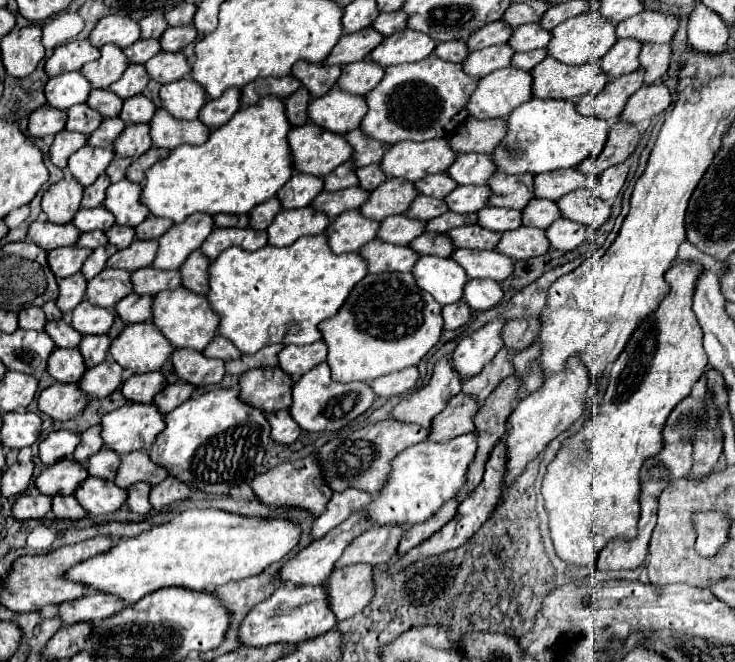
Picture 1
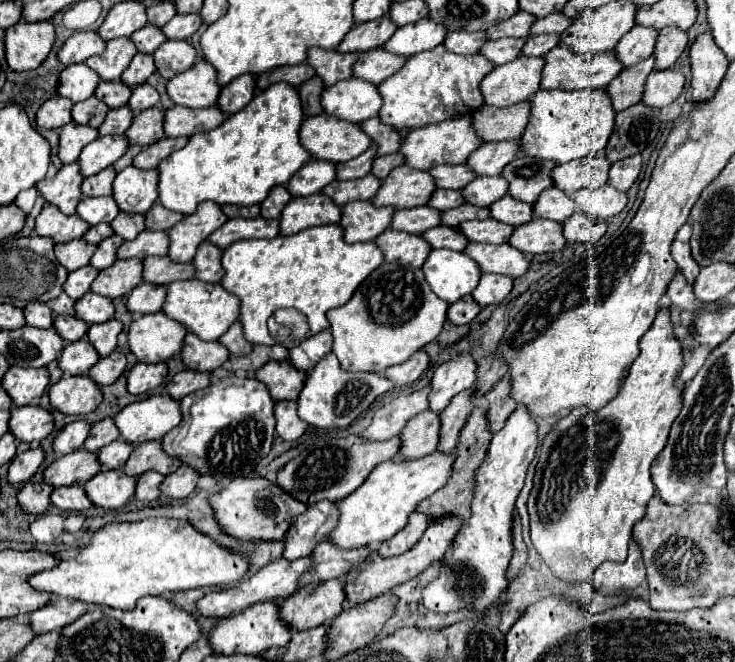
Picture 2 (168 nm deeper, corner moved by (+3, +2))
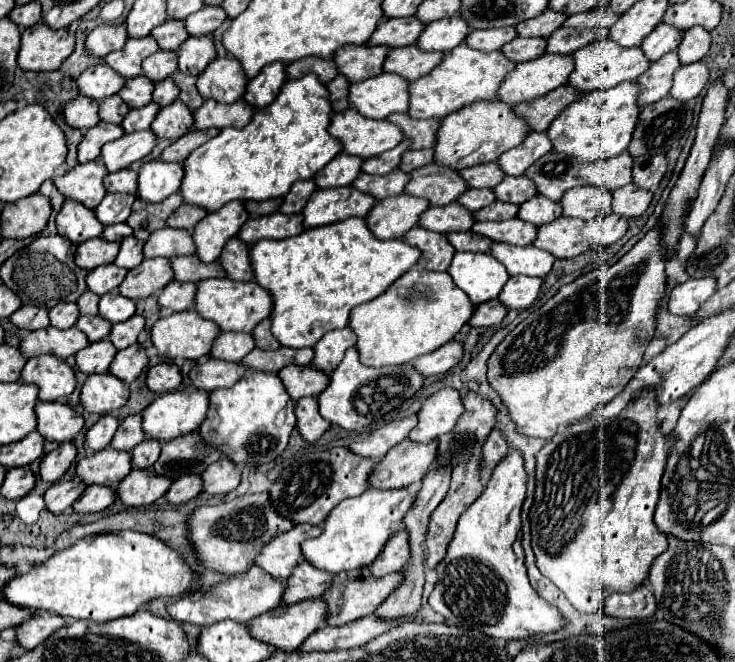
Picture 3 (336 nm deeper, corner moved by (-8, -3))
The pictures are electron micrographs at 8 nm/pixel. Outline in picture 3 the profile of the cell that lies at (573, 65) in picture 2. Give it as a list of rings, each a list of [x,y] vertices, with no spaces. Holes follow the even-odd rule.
[[[595,40],[585,48],[579,48],[577,52],[573,52],[573,60],[575,60],[575,68],[569,74],[567,86],[575,88],[581,94],[593,90],[607,90],[625,80],[633,82],[649,68],[649,60],[643,56],[643,50],[639,46],[619,48],[617,44],[611,44],[611,40]]]

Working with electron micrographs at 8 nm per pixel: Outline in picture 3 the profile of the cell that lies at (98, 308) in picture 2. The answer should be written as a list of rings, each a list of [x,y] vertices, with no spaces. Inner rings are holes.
[[[115,290],[107,292],[101,300],[99,300],[99,316],[111,324],[117,322],[125,322],[135,314],[135,302],[129,298],[119,296]]]

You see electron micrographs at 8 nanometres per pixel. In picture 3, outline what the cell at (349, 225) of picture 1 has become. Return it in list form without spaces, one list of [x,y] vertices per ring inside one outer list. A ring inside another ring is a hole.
[[[407,194],[385,198],[381,202],[375,202],[371,212],[367,214],[367,228],[379,240],[401,238],[407,230],[411,230],[417,224],[421,212],[425,212],[427,206],[427,200],[413,198]]]

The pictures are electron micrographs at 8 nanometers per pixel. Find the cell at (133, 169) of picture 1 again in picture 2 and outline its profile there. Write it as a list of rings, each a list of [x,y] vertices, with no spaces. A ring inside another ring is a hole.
[[[164,137],[152,145],[148,145],[146,149],[142,149],[136,157],[134,157],[134,165],[140,169],[154,169],[158,167],[158,163],[162,159],[166,159],[172,151],[176,151],[178,147],[182,147],[182,143],[186,143],[186,139],[170,139]]]

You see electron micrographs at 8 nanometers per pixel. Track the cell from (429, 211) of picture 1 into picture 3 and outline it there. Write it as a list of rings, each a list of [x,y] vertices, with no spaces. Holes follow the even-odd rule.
[[[465,190],[459,198],[457,198],[459,204],[463,204],[469,212],[477,212],[485,206],[489,206],[491,202],[495,202],[495,194],[491,190]]]

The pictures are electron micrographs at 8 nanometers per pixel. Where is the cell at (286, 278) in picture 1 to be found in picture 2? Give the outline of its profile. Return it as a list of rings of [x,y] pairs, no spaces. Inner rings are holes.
[[[320,225],[304,229],[296,235],[278,235],[274,239],[248,239],[236,241],[224,249],[224,289],[240,297],[240,321],[244,335],[250,343],[274,345],[268,333],[268,317],[282,307],[298,309],[306,315],[309,325],[307,336],[320,333],[330,327],[326,313],[328,309],[344,305],[360,283],[384,263],[384,253],[374,241],[368,243],[346,243],[342,225]]]

